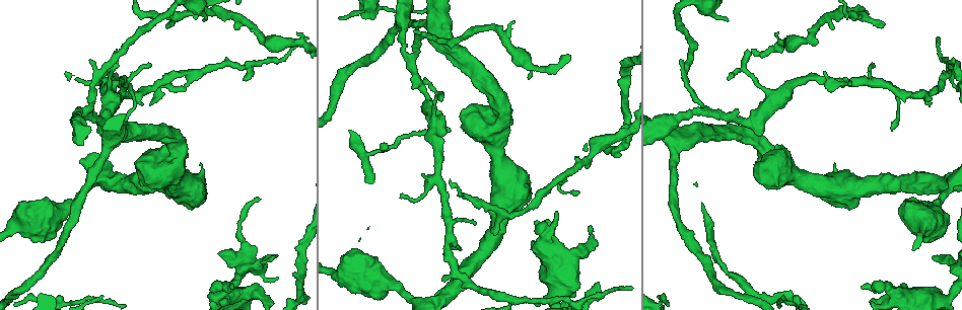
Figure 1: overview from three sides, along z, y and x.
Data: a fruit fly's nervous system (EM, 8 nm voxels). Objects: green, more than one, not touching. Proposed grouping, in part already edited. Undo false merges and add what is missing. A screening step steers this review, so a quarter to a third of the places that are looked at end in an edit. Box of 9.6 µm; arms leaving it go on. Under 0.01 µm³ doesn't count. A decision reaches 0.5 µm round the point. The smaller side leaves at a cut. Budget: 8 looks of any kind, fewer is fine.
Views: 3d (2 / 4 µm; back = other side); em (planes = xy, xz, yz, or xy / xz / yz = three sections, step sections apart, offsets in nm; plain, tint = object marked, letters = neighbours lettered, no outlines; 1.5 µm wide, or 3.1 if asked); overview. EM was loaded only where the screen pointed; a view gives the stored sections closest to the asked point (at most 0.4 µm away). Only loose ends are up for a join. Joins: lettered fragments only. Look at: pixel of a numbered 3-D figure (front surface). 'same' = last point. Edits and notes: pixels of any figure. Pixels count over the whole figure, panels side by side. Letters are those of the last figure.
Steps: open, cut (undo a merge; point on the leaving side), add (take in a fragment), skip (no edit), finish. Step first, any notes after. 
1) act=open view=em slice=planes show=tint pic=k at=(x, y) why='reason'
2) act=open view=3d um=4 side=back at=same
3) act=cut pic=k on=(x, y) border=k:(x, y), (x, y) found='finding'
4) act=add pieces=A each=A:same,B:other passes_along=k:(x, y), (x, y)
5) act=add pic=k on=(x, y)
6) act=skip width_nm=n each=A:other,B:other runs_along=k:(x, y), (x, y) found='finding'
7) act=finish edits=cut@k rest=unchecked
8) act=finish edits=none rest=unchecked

act=open view=em slice=planes show=letters pic=1 at=(710, 110) why='arms part here'

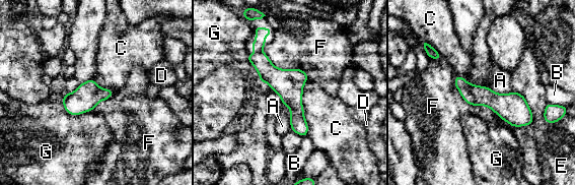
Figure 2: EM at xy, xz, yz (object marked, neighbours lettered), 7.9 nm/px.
act=skip each=A:other,B:other,C:other,D:other,E:other,F:other,G:other border=2:(283, 105), (289, 108), (291, 129) found='continuous, no second cell'

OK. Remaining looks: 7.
act=open view=em slice=planes show=tint pic=1 at=(91, 62) why='tapers out'

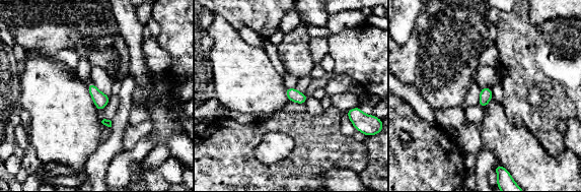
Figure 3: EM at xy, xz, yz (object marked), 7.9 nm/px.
act=open view=em slice=planes show=letters at=same why='what lies round it'

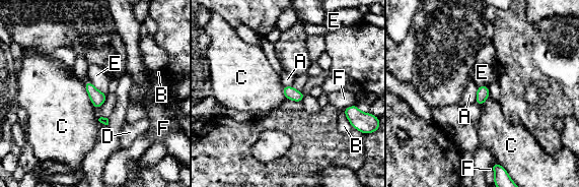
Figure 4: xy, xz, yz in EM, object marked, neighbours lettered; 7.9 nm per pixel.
act=skip each=A:other,B:other,C:other,D:other,E:other,F:other border=4:(83, 83), (94, 109) found='no lettered fragment goes on from it'

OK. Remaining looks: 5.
act=open view=em slice=planes show=letters pic=1 at=(881, 27) why='branch stops here'

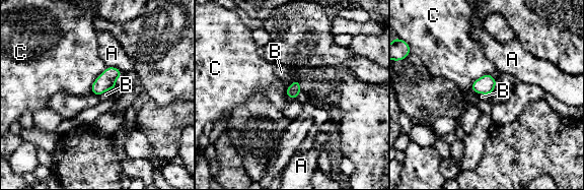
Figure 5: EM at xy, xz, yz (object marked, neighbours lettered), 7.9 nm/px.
act=skip each=A:other,B:other,C:other border=5:(112, 88), (98, 96) found='no lettered fragment goes on from it'

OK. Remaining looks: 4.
act=finish edits=none rest=unchecked

